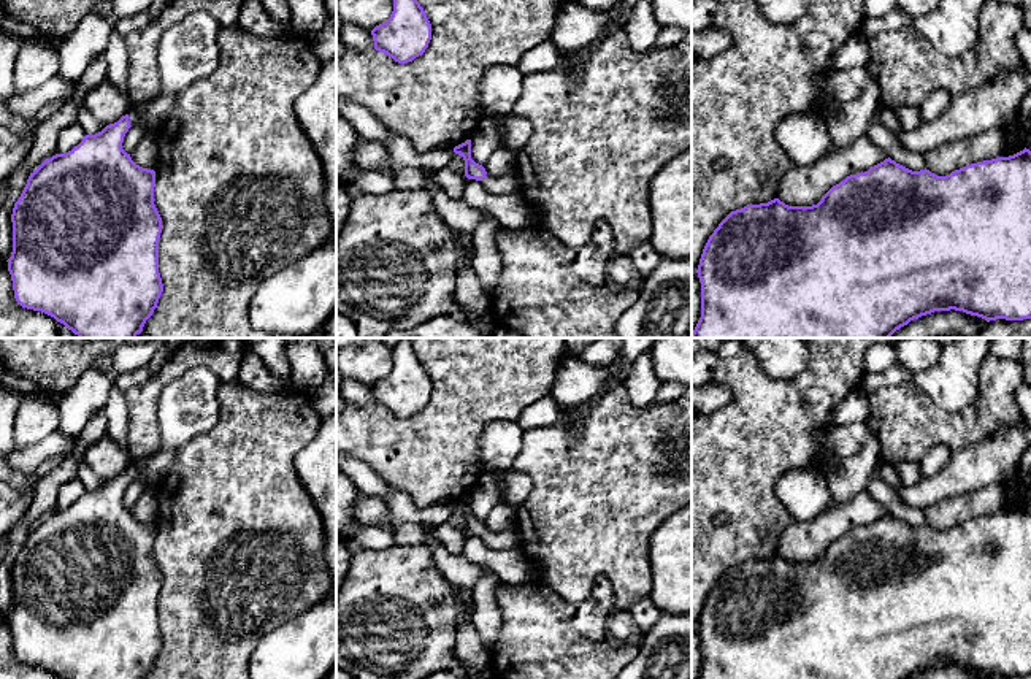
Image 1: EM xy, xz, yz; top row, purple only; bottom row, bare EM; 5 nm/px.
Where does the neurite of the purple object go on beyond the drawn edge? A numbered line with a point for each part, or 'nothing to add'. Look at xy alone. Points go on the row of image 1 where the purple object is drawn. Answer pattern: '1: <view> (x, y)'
1: xy (157, 110)

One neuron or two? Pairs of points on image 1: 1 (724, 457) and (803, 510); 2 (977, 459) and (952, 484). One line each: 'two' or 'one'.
1: two
2: one

